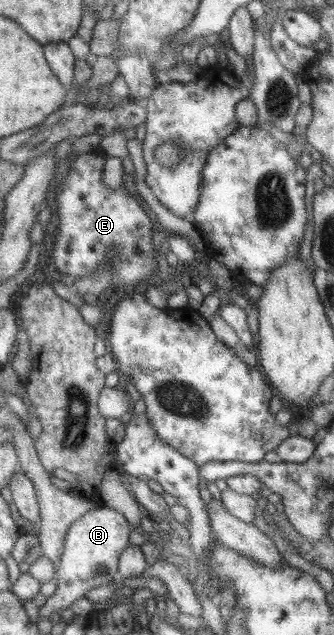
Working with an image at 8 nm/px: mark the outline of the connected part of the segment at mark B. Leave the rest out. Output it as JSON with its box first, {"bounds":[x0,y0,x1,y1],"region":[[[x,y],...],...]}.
{"bounds":[41,507,130,615],"region":[[[95,507],[76,519],[66,531],[63,551],[56,571],[56,587],[46,598],[41,611],[45,615],[68,610],[73,601],[84,597],[85,592],[99,585],[107,585],[118,571],[119,555],[128,546],[130,524],[114,509]]]}

